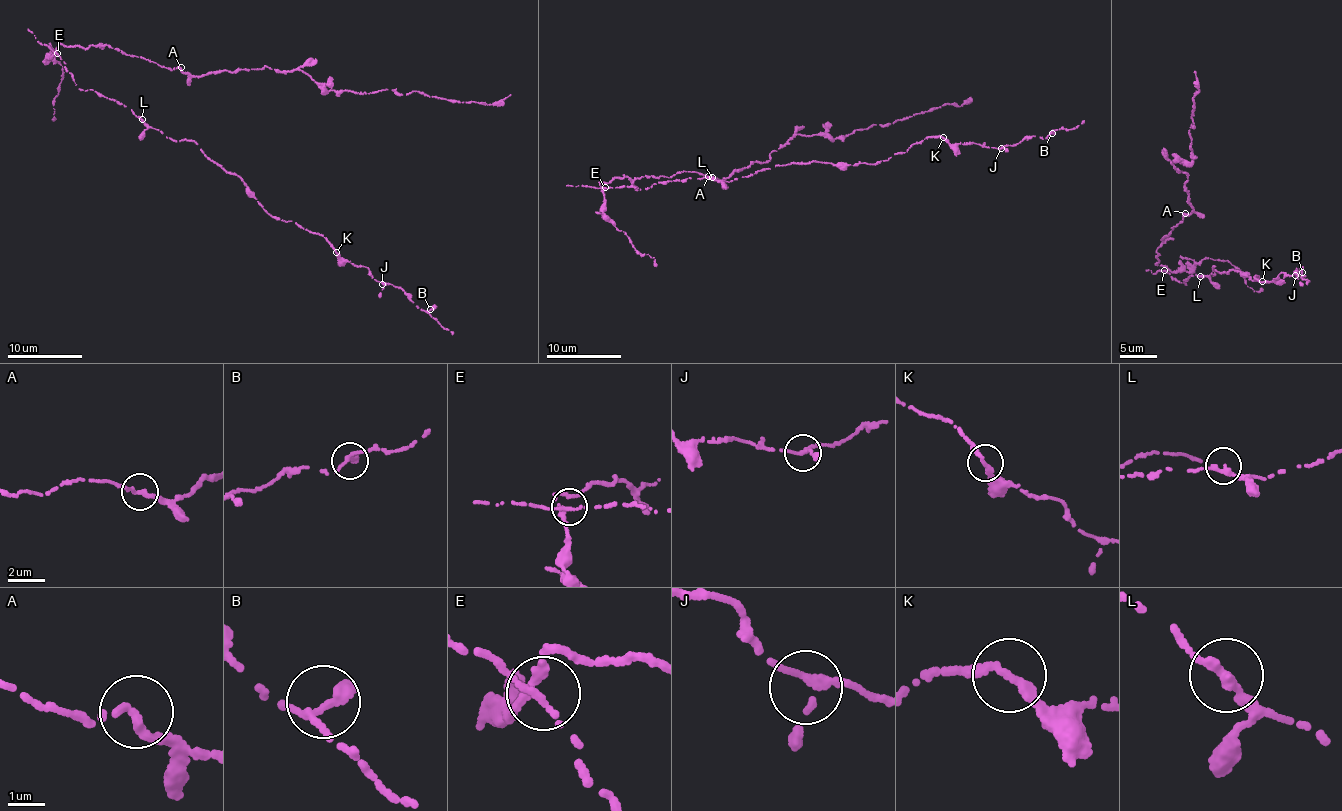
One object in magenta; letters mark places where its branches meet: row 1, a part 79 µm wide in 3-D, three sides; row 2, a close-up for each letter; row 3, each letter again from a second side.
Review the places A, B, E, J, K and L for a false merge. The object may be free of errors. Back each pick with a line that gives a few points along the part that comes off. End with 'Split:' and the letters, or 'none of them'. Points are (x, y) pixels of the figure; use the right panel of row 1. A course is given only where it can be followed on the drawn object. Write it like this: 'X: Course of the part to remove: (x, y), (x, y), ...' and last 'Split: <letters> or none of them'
Split: none of them

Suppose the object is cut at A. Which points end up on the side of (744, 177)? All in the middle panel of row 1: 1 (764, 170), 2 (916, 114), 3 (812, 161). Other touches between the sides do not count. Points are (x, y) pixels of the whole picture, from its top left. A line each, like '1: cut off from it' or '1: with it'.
1: with it
2: cut off from it
3: with it

